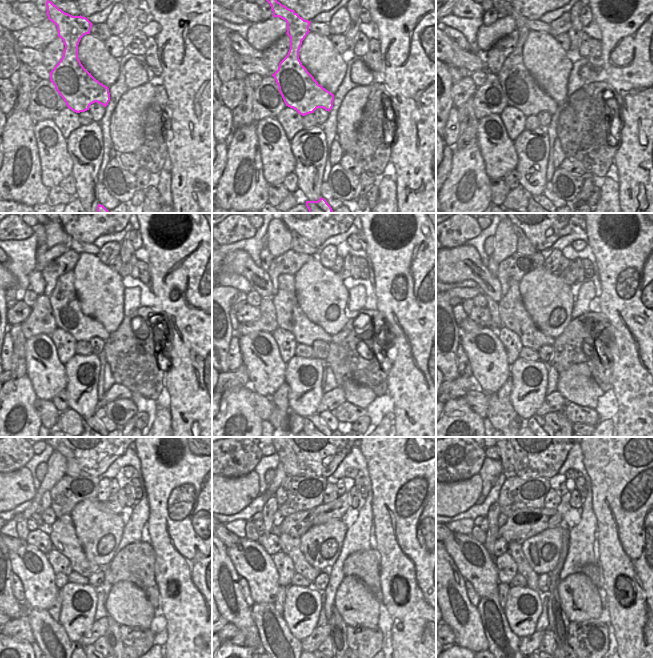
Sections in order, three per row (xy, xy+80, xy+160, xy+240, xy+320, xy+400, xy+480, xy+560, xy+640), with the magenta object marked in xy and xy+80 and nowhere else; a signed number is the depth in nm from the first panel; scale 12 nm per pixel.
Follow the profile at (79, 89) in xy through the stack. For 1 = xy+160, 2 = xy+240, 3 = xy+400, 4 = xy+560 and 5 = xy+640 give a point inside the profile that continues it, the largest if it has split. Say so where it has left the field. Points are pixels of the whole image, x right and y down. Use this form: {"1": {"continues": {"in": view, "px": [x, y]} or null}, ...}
{"1": {"continues": {"in": "xy+160", "px": [521, 90]}}, "2": {"continues": {"in": "xy+240", "px": [67, 312]}}, "3": {"continues": {"in": "xy+400", "px": [512, 312]}}, "4": {"continues": {"in": "xy+560", "px": [291, 546]}}, "5": {"continues": {"in": "xy+640", "px": [515, 549]}}}

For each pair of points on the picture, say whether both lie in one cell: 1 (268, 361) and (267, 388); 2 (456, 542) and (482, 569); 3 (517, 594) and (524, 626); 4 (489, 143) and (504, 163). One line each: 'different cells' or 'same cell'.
1: same cell
2: same cell
3: same cell
4: same cell

